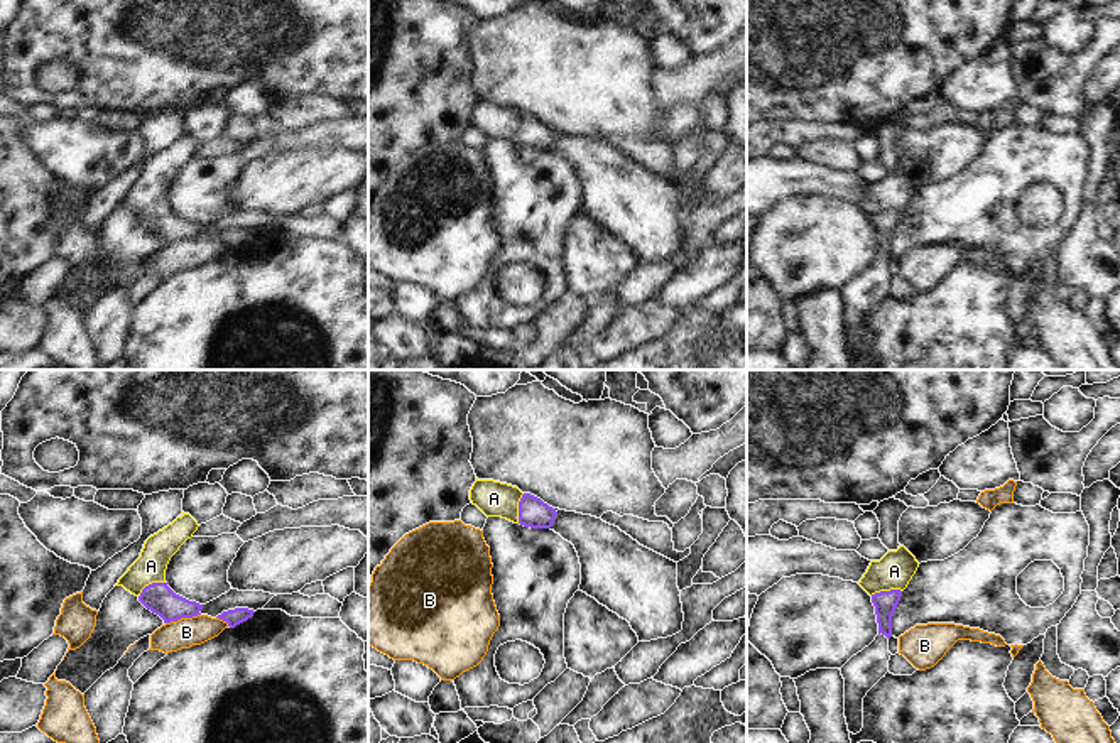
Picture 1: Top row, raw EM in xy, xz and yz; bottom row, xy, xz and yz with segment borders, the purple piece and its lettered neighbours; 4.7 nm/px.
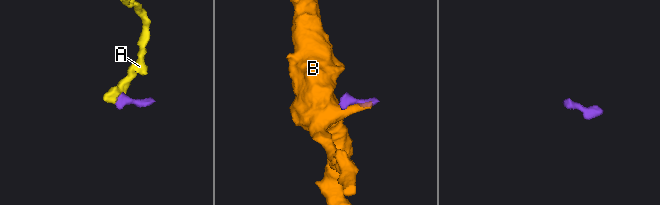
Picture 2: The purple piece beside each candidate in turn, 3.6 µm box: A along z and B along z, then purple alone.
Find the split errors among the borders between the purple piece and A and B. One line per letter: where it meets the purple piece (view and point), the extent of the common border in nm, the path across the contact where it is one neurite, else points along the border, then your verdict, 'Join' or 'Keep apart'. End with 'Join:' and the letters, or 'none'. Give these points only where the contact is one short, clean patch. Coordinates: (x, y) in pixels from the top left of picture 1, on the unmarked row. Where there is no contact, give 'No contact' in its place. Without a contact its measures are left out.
A: Touches purple at yz (886, 213). Shared border 150 nm. Path across: yz (886, 223), (886, 213), (886, 201), (894, 193). Join
B: Touches purple at xy (183, 238). Shared border 180 nm. Boundary: xy (200, 235), (166, 245). Keep apart
Join: A

